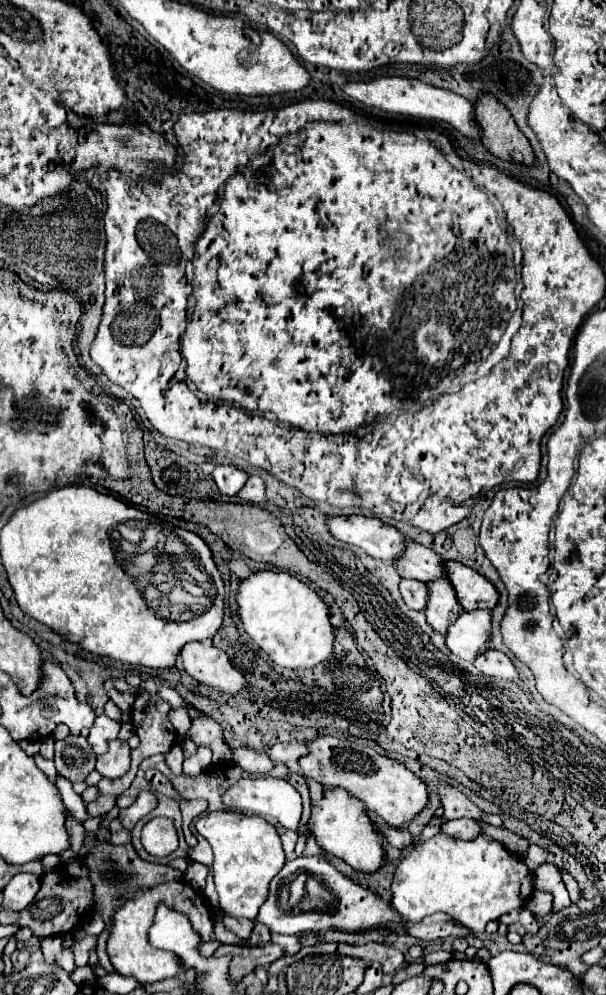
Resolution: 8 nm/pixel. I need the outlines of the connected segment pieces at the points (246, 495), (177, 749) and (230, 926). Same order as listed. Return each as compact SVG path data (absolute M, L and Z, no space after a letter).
M252 475L246 485L242 487L242 491L238 493L238 497L244 501L244 503L252 503L252 505L260 505L266 501L266 485L262 481L262 477L258 475Z
M176 743L176 745L172 745L170 753L166 753L166 765L170 767L170 771L174 775L178 775L178 773L182 773L182 761L184 761L182 743Z
M226 913L220 915L220 921L224 923L224 927L228 931L236 933L240 939L248 939L250 933L252 933L252 927L254 927L254 923L250 919L236 919L236 917L230 917Z

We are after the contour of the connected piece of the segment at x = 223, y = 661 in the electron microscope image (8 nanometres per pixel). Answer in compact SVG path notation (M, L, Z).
M196 641L188 643L180 659L184 663L186 673L190 673L196 681L224 691L228 695L236 695L246 689L244 675L232 667L226 653L214 647L210 641Z

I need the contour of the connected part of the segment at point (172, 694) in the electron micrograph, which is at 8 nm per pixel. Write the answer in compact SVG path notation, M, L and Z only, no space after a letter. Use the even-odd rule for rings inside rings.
M158 685L158 687L154 689L154 692L162 697L162 699L168 701L172 709L189 706L175 689L166 685Z

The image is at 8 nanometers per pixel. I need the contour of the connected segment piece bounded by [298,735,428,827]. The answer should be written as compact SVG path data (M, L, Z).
M318 735L306 745L308 753L298 759L304 777L316 779L326 789L346 789L352 797L360 799L366 809L370 809L370 813L374 813L390 827L404 827L428 803L426 785L412 771L366 745L360 747L358 741L338 739L334 735Z

